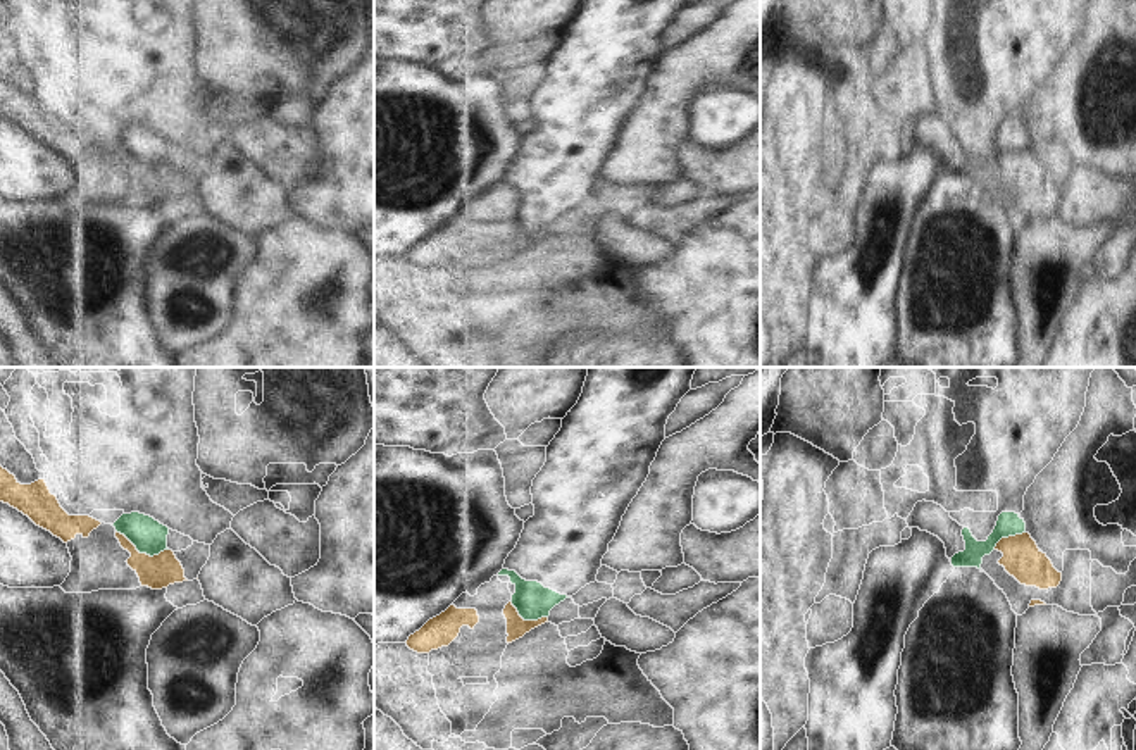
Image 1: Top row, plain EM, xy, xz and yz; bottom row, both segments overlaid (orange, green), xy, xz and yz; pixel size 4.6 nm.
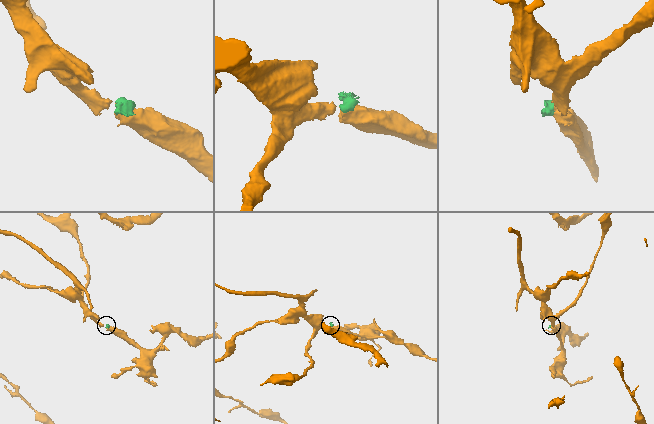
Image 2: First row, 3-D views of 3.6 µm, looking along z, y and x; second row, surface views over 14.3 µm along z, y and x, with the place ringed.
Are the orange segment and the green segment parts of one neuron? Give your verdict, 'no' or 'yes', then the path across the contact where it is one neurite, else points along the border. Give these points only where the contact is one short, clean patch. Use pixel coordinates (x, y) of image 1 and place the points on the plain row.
no; border xy (116, 143), (140, 166), (157, 169), (168, 164)

